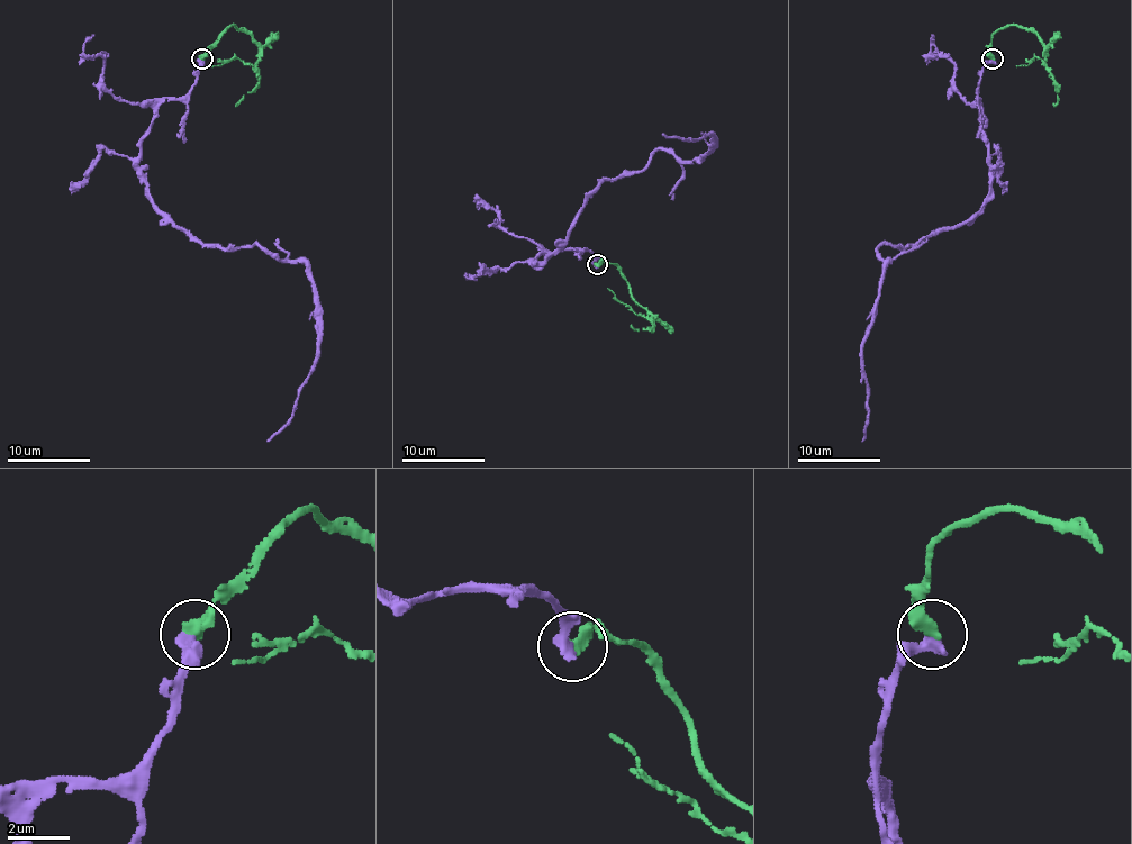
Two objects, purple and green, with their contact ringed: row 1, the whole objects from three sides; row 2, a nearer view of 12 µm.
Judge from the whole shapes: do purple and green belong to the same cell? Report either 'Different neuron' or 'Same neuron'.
Same neuron

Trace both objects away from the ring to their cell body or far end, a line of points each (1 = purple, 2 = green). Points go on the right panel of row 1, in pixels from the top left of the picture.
1: (992, 59), (977, 97), (989, 198), (960, 224), (900, 248), (877, 248), (888, 263), (862, 344), (862, 442)
2: (992, 59), (992, 36), (1008, 26), (1030, 28), (1043, 51), (1043, 65), (1035, 57), (1028, 65), (1016, 67)

